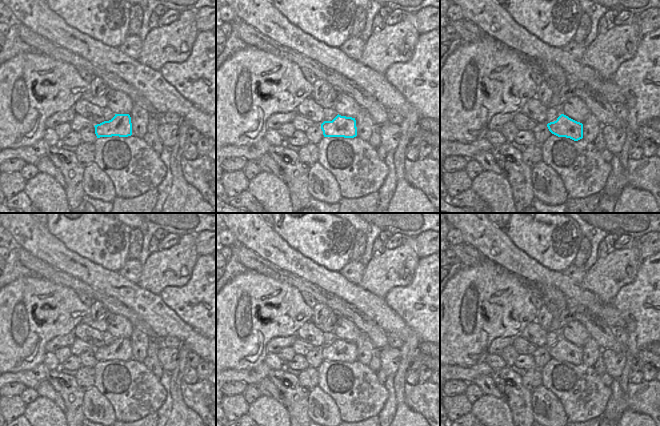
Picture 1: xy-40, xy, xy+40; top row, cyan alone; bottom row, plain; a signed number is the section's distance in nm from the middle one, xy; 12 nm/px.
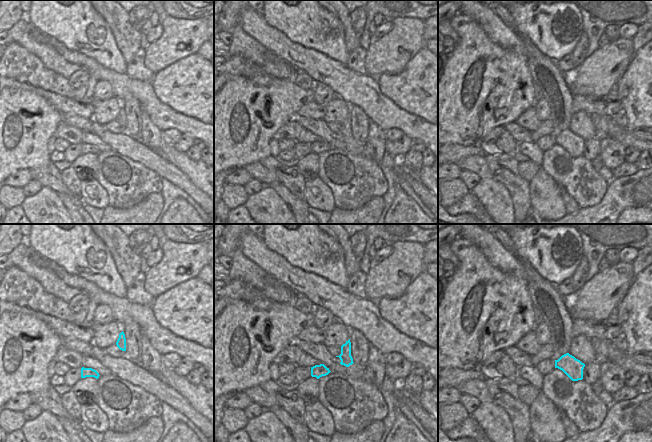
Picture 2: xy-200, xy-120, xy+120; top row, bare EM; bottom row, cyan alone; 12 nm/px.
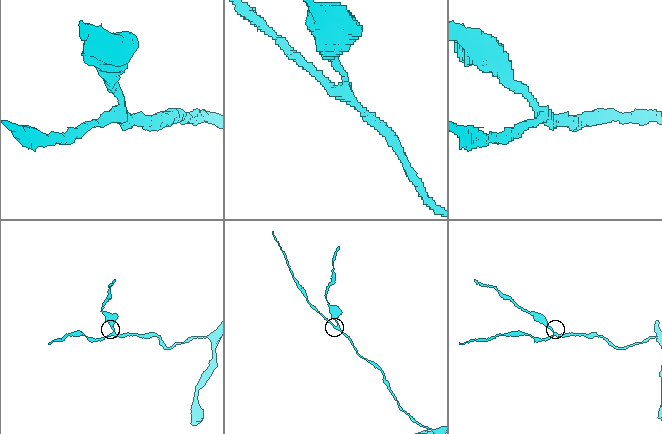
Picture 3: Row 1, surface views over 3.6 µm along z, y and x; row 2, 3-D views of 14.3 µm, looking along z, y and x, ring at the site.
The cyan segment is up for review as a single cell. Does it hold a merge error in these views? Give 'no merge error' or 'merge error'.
no merge error

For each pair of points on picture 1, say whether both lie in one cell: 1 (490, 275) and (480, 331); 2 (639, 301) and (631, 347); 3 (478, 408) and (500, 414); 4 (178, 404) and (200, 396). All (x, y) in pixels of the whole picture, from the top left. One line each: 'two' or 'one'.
1: one
2: one
3: one
4: two

